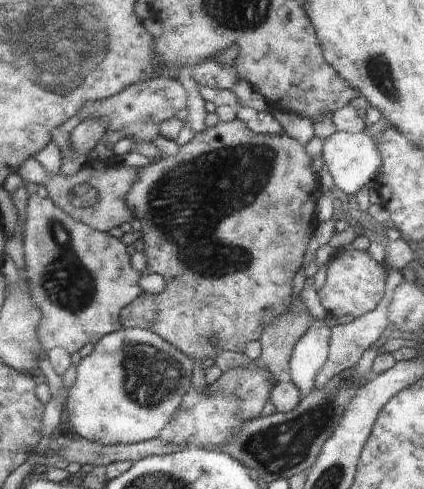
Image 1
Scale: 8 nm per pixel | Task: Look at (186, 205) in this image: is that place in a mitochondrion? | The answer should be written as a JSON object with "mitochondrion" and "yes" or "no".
{"mitochondrion":"yes"}

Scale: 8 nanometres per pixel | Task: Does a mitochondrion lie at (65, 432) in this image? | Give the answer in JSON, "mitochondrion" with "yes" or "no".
{"mitochondrion":"no"}

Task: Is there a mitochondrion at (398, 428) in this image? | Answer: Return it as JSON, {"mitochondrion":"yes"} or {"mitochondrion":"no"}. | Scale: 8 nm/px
{"mitochondrion":"no"}

